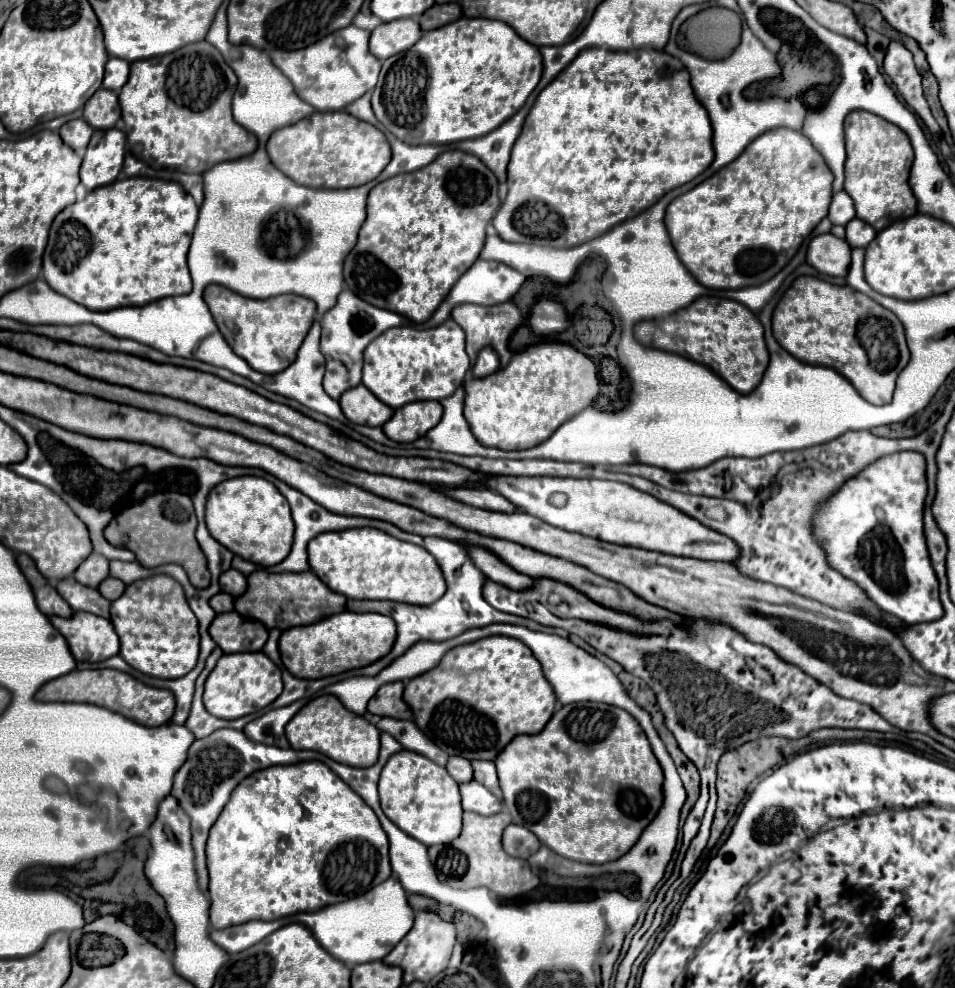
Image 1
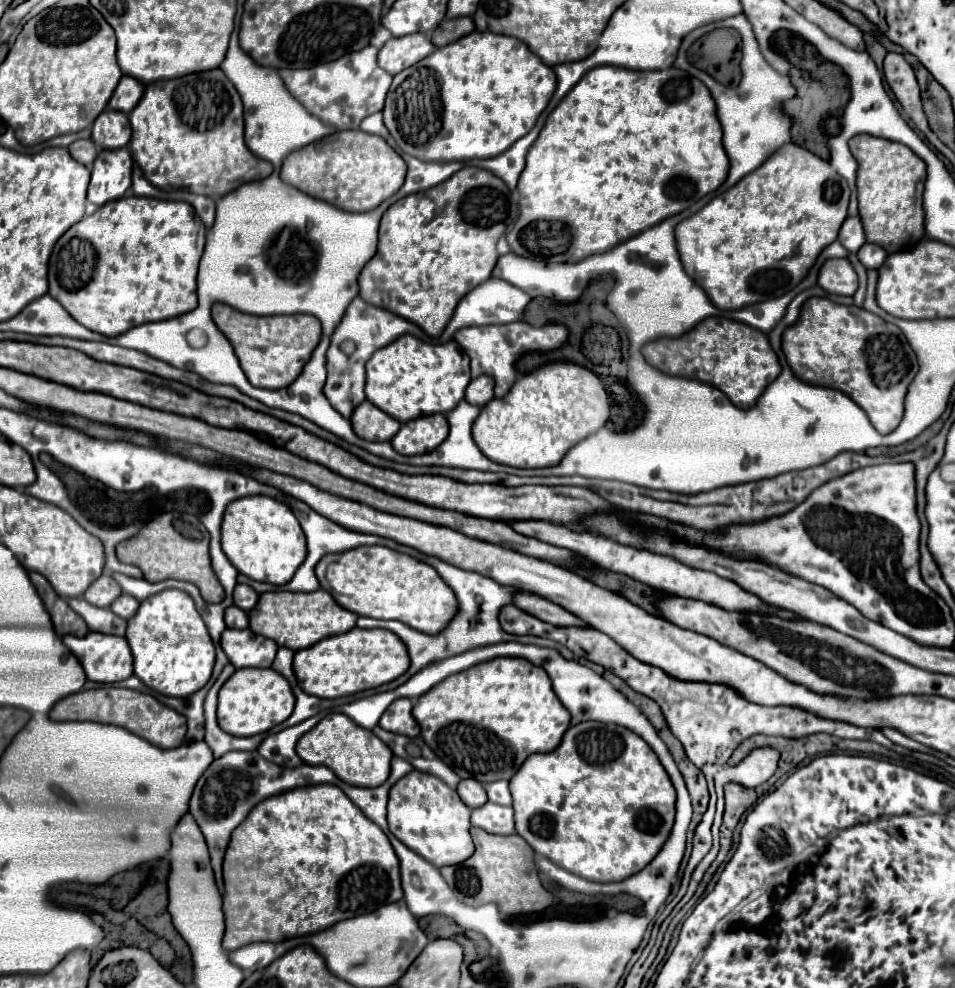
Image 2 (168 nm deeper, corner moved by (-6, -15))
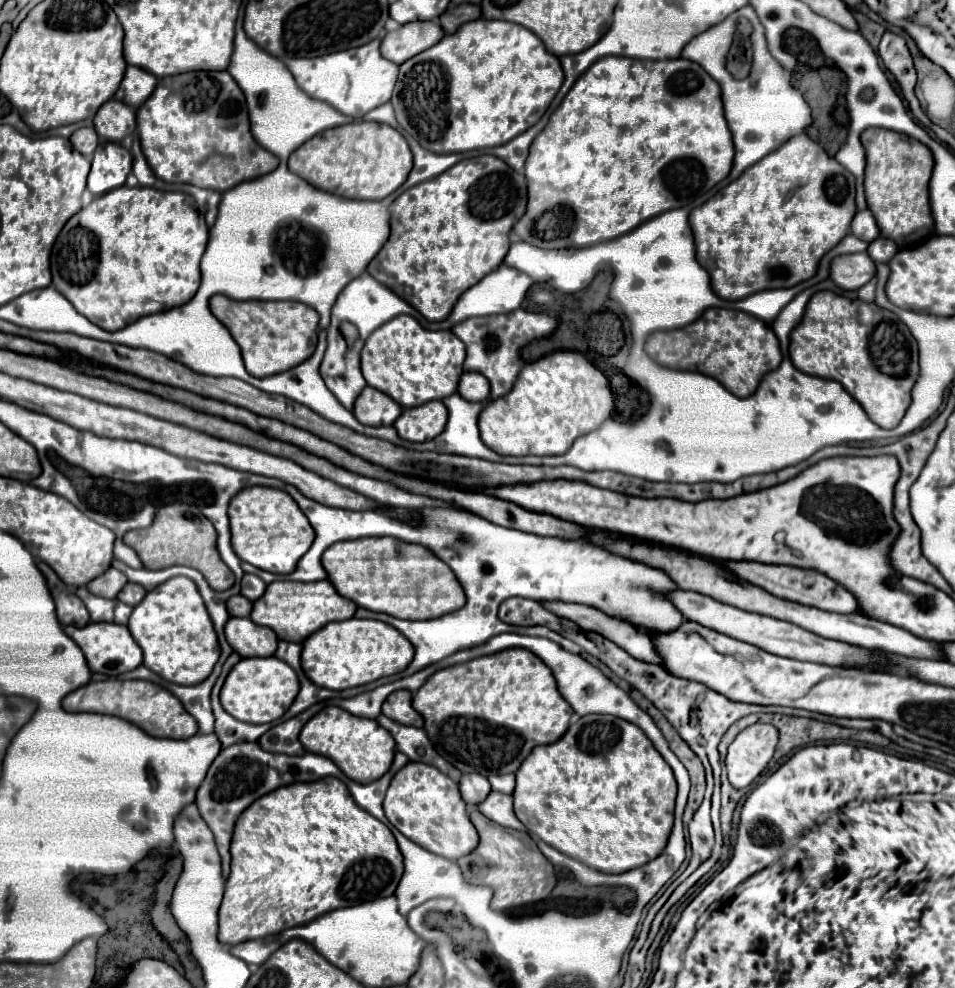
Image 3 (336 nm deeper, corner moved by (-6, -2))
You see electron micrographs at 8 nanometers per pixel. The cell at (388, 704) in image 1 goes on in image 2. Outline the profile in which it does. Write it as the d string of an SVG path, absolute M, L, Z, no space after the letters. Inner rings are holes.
M396 699L380 719L380 727L398 735L418 737L420 727L412 717L412 701L410 699Z

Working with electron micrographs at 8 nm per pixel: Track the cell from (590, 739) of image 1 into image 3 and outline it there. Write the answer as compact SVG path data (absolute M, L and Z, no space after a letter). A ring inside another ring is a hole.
M588 714L582 716L578 722L570 724L570 728L566 730L566 734L546 746L536 746L530 756L522 762L520 770L516 772L516 790L514 790L514 812L516 818L526 826L526 830L532 836L538 836L540 840L544 840L546 844L550 844L552 848L556 848L558 852L576 858L578 862L600 870L600 872L608 872L608 874L616 874L616 872L628 872L630 868L638 868L650 860L654 860L662 848L666 846L668 834L672 830L672 820L674 820L674 800L676 800L676 780L674 774L670 770L670 766L664 762L664 758L658 754L658 750L654 750L652 742L646 738L646 734L642 734L642 730L638 730L638 726L634 726L632 722L626 722L622 718L614 718L614 716L600 716L600 714Z

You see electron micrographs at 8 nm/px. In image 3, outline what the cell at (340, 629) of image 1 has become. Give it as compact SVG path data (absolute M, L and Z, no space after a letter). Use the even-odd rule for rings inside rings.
M350 618L344 622L330 622L330 626L324 626L302 642L304 674L316 686L330 690L346 690L398 674L412 662L412 656L414 646L410 646L410 642L406 642L398 630L380 620Z

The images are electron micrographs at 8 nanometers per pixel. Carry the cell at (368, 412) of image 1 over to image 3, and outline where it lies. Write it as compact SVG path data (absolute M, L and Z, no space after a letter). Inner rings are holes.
M366 386L356 398L352 412L356 420L366 426L392 426L394 420L402 414L402 406L384 392Z

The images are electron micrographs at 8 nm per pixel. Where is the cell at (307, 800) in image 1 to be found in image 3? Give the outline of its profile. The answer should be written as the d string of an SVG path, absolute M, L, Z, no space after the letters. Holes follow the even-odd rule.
M334 776L316 782L288 784L254 800L234 826L230 854L232 870L220 906L218 932L218 940L230 946L308 924L336 908L392 896L404 872L402 854L390 828L362 810L346 786Z

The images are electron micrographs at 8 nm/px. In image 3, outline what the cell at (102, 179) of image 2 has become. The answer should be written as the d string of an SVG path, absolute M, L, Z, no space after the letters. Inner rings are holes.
M100 142L94 160L92 170L88 174L88 190L94 196L106 194L114 188L124 186L126 176L132 170L132 154L118 142Z

